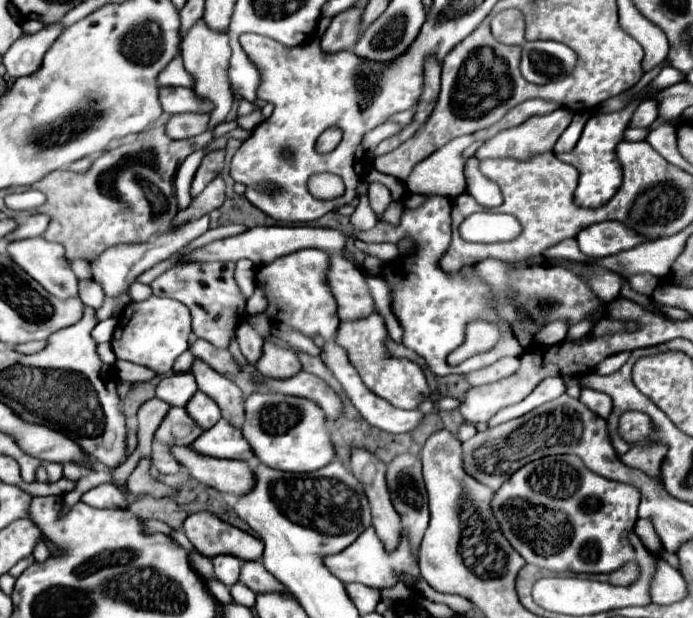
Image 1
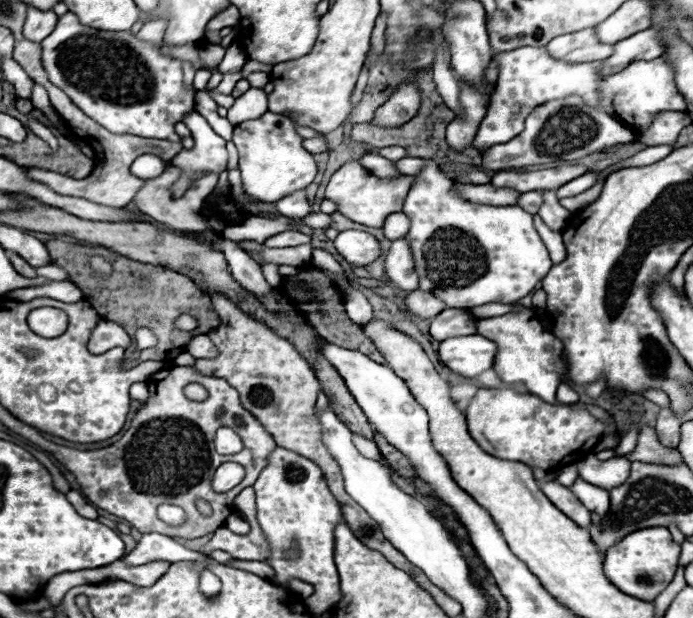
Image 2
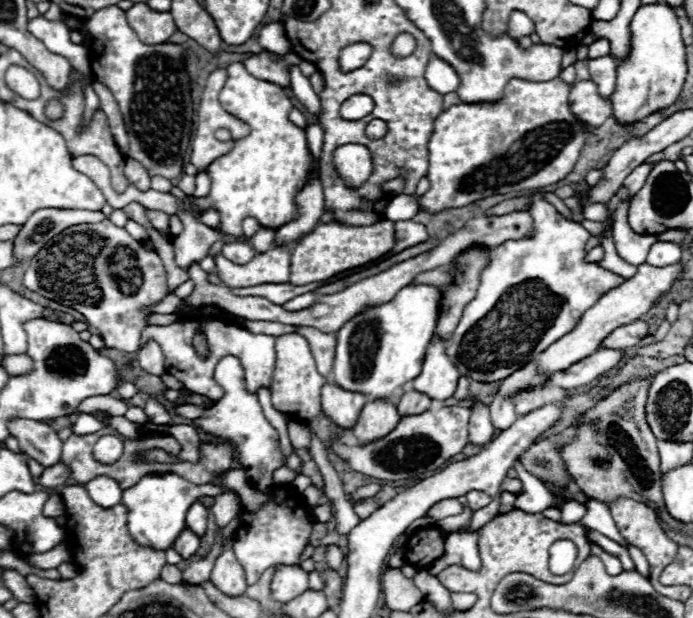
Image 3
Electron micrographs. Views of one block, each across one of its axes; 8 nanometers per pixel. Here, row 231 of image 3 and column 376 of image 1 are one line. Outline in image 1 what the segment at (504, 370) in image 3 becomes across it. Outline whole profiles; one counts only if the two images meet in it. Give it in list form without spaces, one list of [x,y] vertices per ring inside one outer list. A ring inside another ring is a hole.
[[[366,528],[356,542],[352,542],[346,550],[334,554],[334,556],[326,556],[324,558],[326,566],[332,570],[334,576],[338,576],[344,584],[350,584],[350,582],[364,582],[366,586],[378,586],[378,588],[390,588],[394,586],[398,580],[398,572],[406,572],[410,576],[420,576],[418,572],[418,562],[412,560],[412,554],[410,554],[410,548],[406,544],[406,540],[402,540],[402,544],[392,552],[392,554],[386,554],[384,550],[384,544],[382,540],[376,536],[376,532],[372,528]]]

